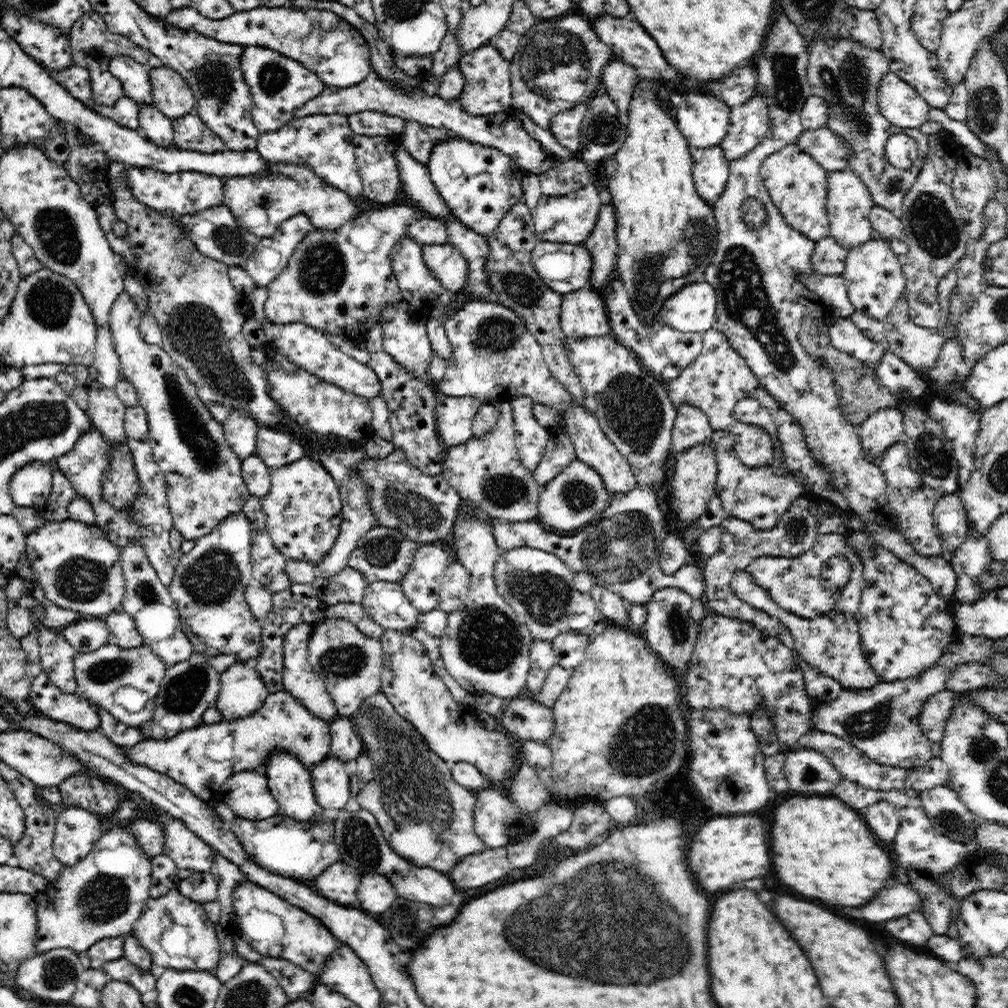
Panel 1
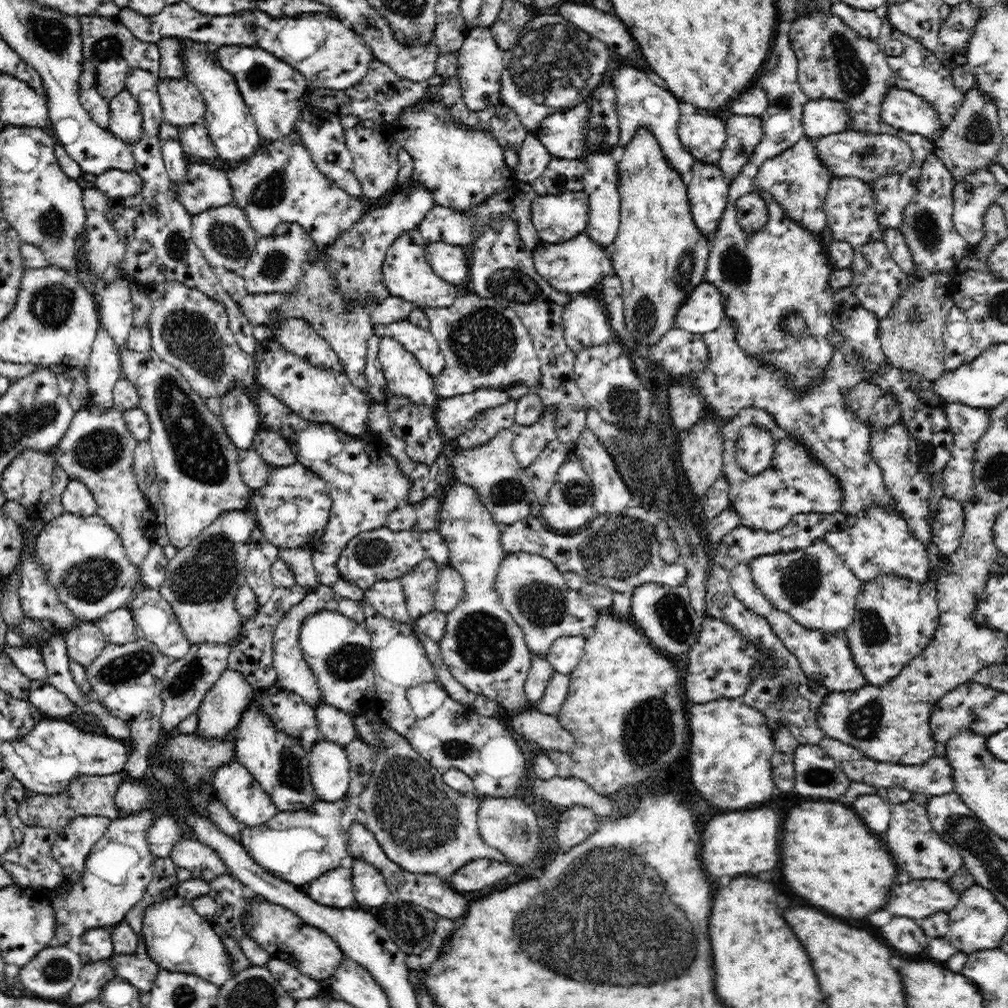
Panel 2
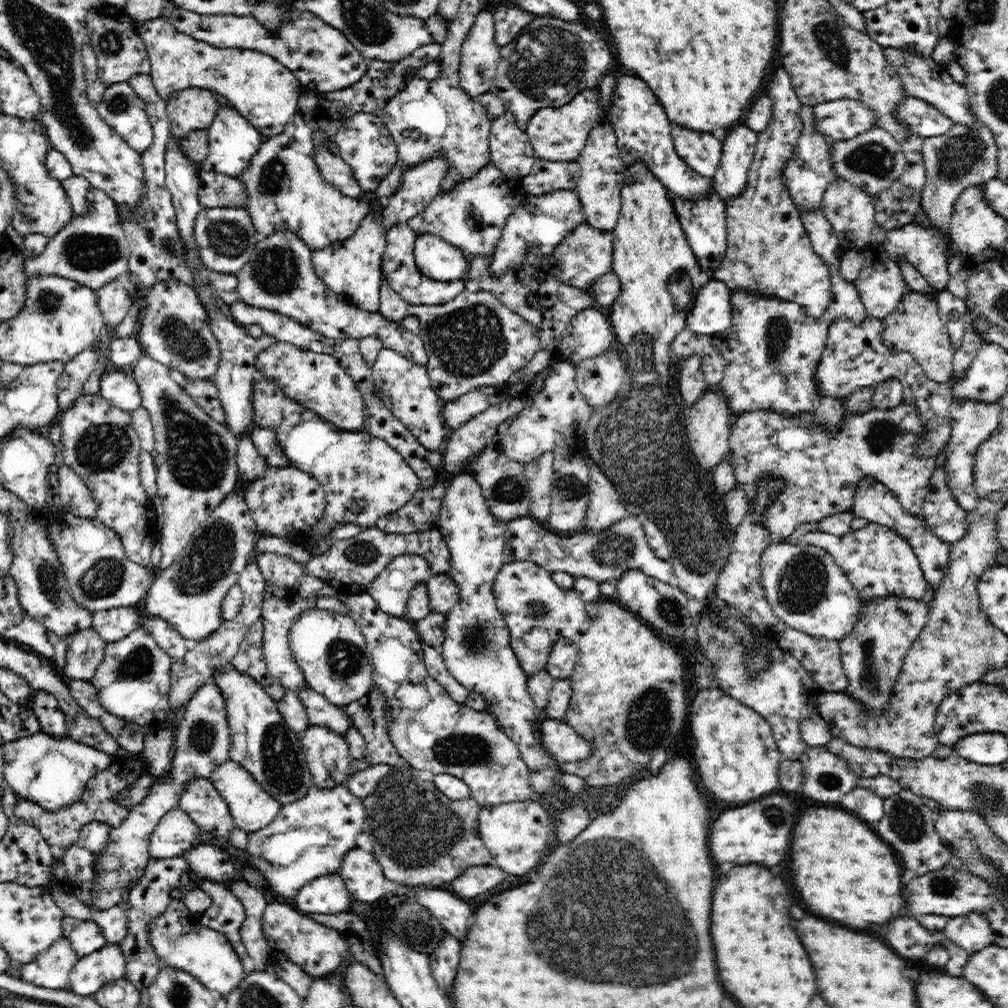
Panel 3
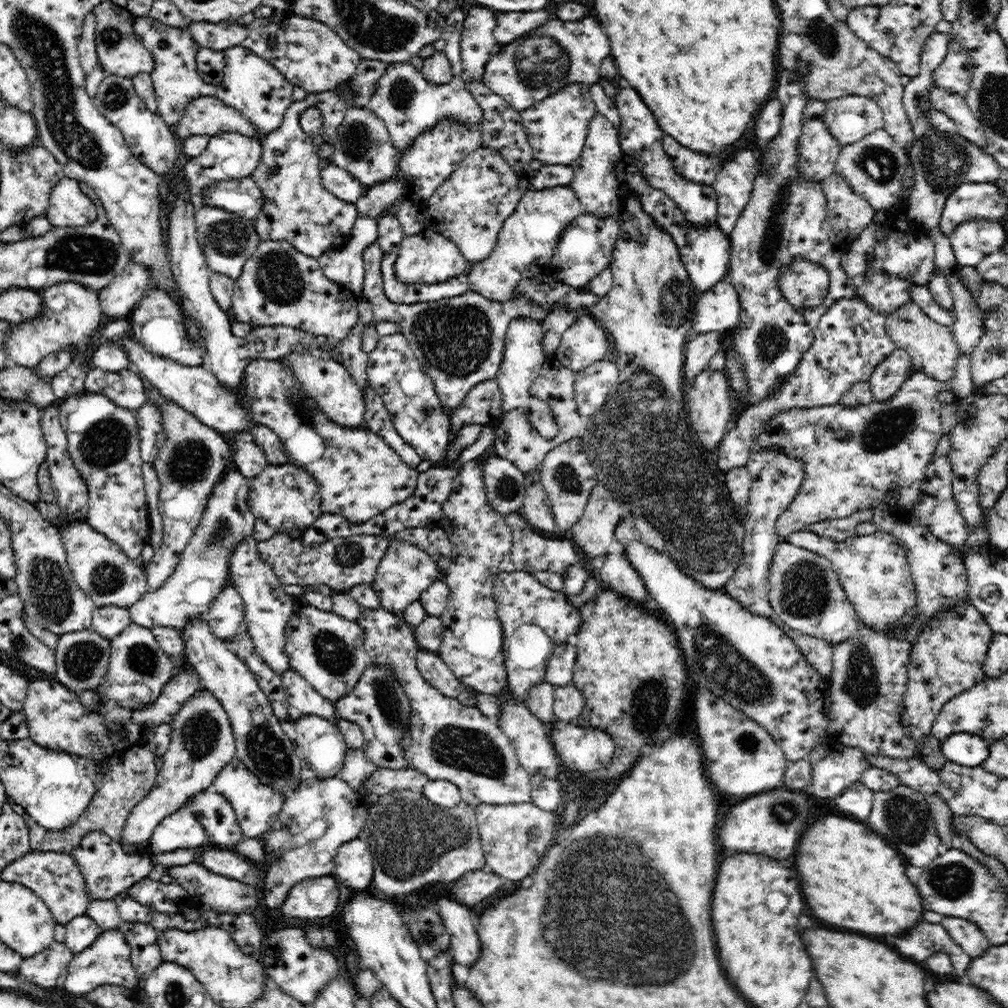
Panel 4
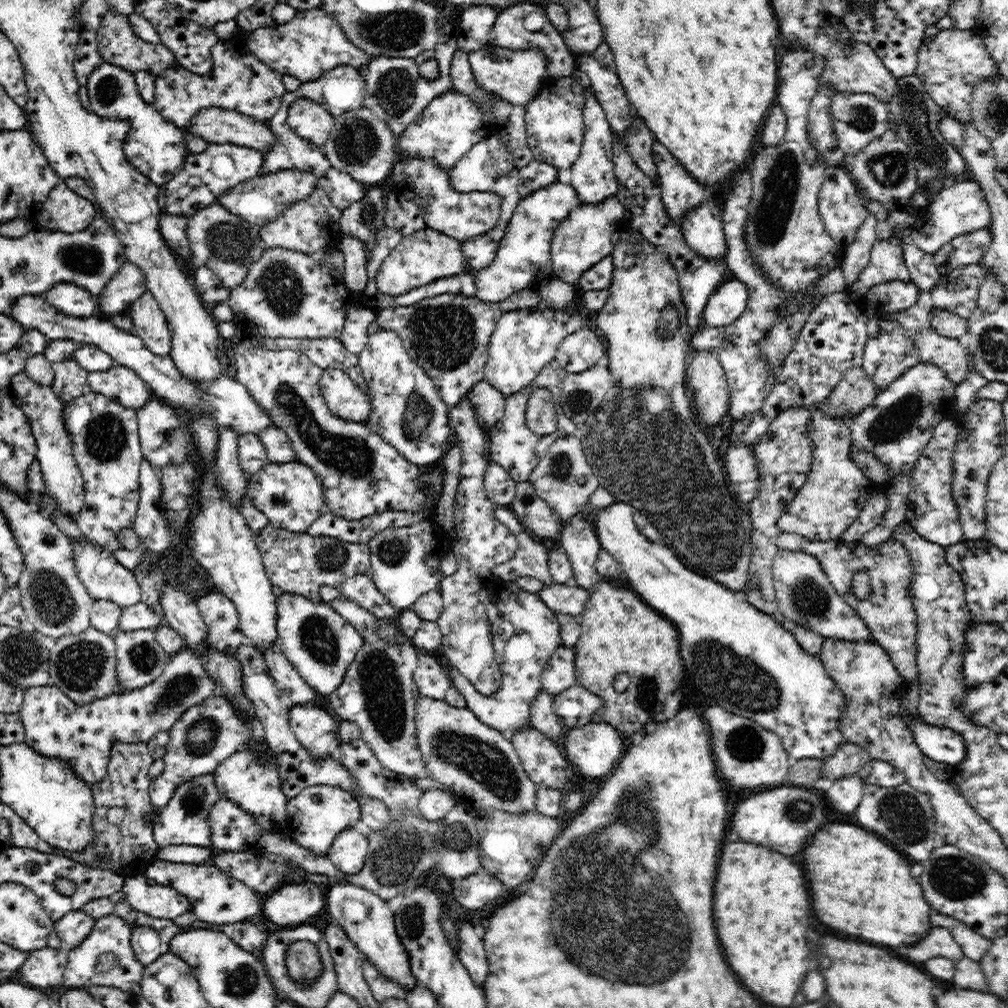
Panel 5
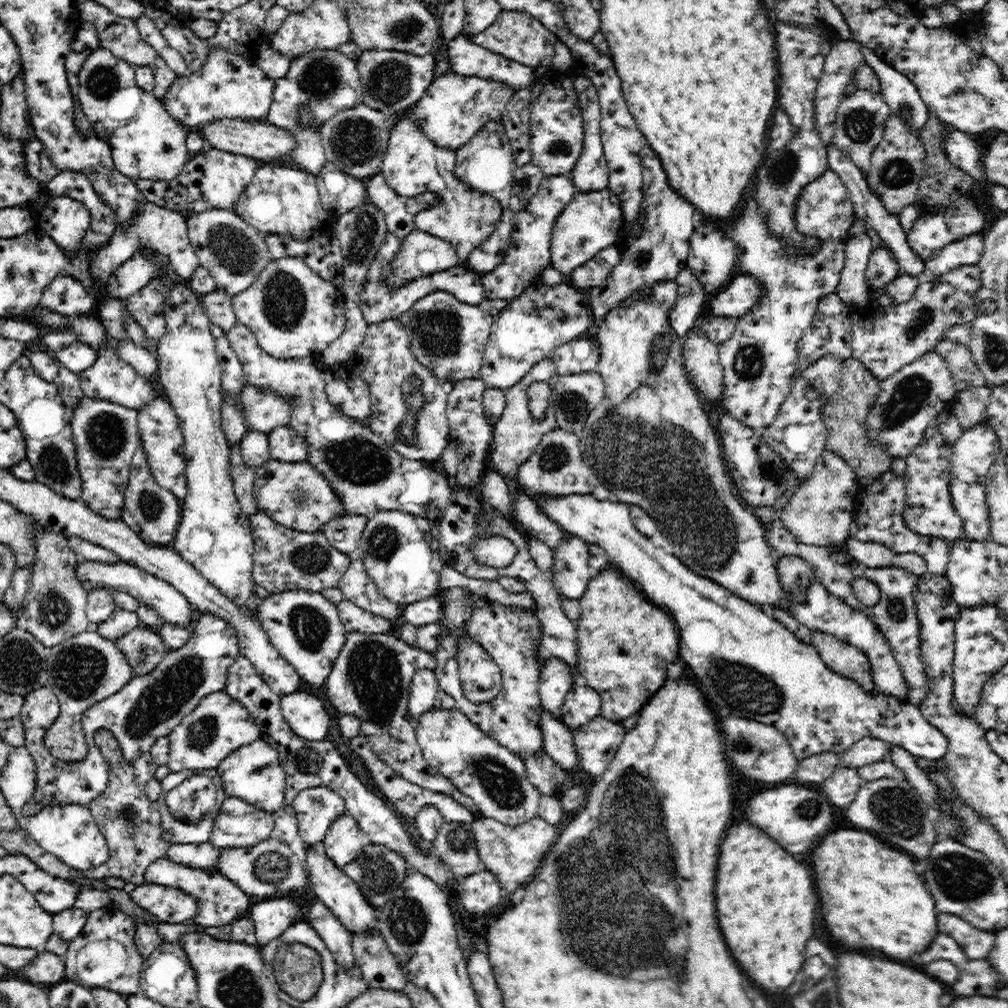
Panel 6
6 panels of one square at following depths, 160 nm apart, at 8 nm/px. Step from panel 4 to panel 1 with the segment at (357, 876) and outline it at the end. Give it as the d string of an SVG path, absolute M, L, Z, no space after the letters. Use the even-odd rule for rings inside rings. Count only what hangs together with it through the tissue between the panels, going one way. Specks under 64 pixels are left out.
M364 875L357 890L356 907L370 914L382 914L398 898L394 885L382 875Z

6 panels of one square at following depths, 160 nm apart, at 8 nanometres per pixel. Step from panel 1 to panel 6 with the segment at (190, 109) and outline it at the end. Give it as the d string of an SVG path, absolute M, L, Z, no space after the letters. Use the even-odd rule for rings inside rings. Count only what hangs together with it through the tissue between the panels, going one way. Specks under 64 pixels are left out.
M224 118L201 126L198 132L213 148L254 158L264 163L282 158L282 156L288 156L296 148L296 140L290 132L266 121L261 124L258 122L250 124L250 122L245 122L242 119Z

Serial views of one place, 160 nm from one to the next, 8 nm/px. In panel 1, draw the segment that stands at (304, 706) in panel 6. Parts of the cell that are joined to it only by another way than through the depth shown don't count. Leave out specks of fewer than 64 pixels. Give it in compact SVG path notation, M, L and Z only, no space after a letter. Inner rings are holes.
M330 754L310 769L313 793L323 809L341 811L351 795L350 775L344 768L344 761Z

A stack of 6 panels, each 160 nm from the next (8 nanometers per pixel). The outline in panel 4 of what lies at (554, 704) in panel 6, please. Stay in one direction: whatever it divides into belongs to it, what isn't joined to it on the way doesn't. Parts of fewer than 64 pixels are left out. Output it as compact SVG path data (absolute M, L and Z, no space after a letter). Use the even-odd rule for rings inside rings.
M567 643L556 644L550 662L547 664L545 682L549 682L555 687L572 684L576 659L576 646L570 646Z

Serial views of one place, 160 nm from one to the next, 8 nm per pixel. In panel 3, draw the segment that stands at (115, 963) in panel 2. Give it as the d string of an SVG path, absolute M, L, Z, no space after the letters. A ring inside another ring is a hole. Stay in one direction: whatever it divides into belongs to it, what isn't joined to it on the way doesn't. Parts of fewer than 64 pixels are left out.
M150 858L147 862L145 873L139 878L136 885L131 888L126 902L121 904L124 914L128 919L127 933L119 944L126 957L126 978L137 988L143 989L156 978L156 975L166 967L166 963L156 955L154 947L148 937L148 924L154 916L164 912L171 898L169 892L174 887L180 887L180 876L188 869L186 859L176 858Z

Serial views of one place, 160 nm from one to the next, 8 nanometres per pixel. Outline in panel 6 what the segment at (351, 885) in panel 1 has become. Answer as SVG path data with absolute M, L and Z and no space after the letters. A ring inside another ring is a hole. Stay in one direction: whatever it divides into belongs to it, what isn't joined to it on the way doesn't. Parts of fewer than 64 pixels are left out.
M290 895L258 902L250 907L248 916L252 918L256 942L259 947L278 938L298 918L300 905Z

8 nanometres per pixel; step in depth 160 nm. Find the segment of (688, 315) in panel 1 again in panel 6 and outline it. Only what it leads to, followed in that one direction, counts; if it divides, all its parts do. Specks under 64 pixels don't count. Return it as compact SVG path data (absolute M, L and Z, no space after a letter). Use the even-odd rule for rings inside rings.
M736 275L724 288L715 293L714 298L710 301L711 310L707 316L720 315L722 317L737 319L738 317L748 314L748 312L754 308L754 304L760 302L760 296L762 296L762 285L760 285L758 279L752 275Z

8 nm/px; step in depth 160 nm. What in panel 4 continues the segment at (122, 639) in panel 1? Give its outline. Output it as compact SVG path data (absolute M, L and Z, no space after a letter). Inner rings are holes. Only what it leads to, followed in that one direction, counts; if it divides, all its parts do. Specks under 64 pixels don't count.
M102 606L102 608L95 608L91 628L99 636L111 640L121 634L130 623L132 619L127 608Z

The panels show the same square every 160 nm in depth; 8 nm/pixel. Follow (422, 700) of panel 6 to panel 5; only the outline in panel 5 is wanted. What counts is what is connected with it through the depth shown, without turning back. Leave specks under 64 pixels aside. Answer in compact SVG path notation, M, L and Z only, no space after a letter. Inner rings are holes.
M420 654L414 670L416 692L434 700L442 700L451 686L451 677L446 666L440 665L434 656Z

